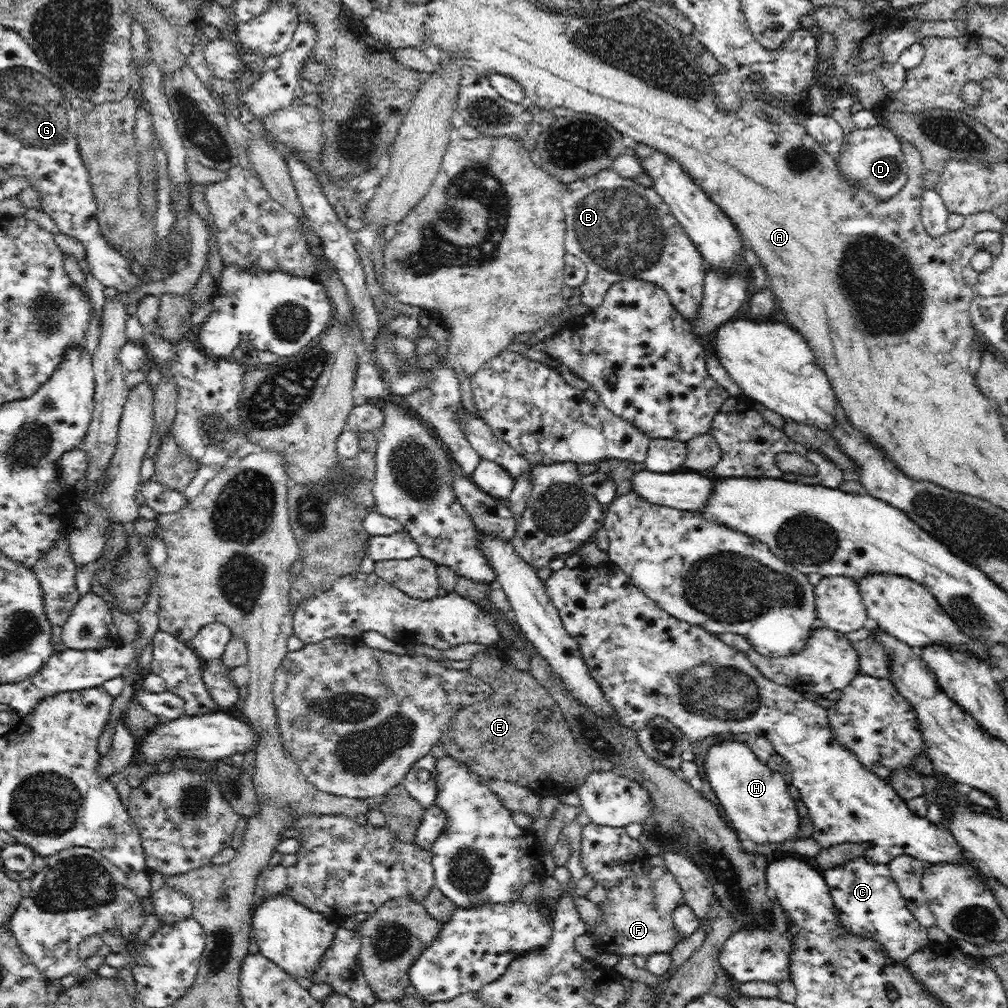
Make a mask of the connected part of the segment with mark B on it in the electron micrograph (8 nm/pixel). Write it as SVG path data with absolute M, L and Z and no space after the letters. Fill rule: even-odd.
M608 168L588 178L564 183L561 188L561 203L566 225L565 251L580 258L587 268L587 277L577 290L582 304L596 309L602 305L606 292L614 283L640 279L662 288L682 317L690 323L695 322L703 302L706 267L688 233L653 187L644 187L634 179L624 178Z

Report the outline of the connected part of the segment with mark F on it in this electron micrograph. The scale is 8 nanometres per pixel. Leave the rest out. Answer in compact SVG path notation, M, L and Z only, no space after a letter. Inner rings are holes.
M654 865L647 873L626 877L607 889L606 901L599 905L604 918L597 925L587 926L586 933L604 953L645 957L670 953L683 938L672 921L675 908L682 903L682 889L668 867Z

